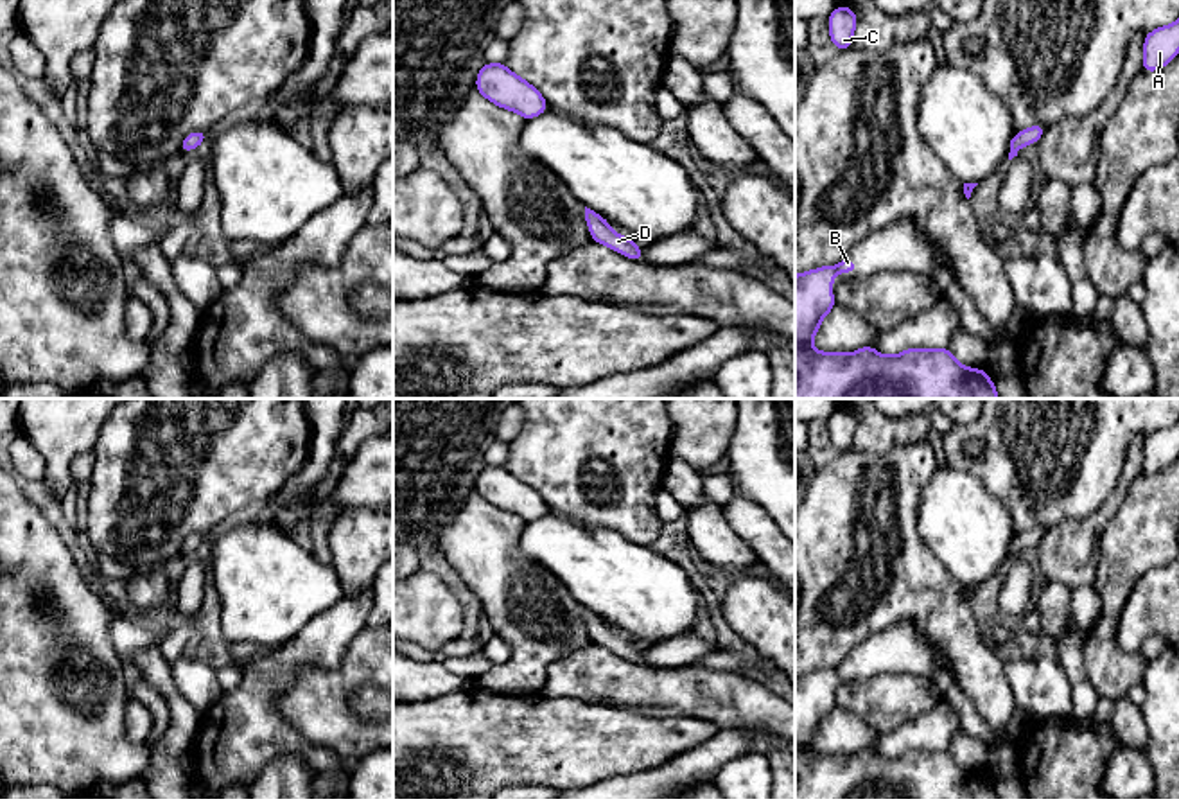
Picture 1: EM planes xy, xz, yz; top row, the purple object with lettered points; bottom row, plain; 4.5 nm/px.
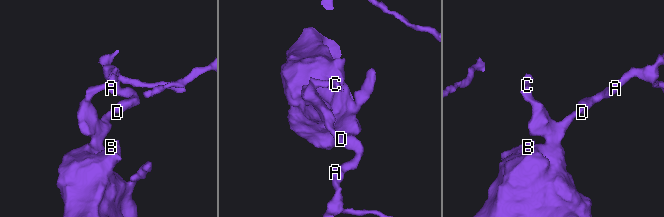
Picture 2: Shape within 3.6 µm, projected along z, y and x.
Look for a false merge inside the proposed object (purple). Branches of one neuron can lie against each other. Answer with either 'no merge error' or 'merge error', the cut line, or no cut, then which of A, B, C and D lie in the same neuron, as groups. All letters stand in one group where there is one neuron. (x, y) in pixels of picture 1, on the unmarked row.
no merge error; no cut; A B C D

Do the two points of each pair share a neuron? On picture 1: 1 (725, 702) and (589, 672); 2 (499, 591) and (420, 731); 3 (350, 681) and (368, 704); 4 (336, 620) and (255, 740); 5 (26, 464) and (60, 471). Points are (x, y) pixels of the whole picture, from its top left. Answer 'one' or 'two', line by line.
1: one
2: two
3: two
4: one
5: two

